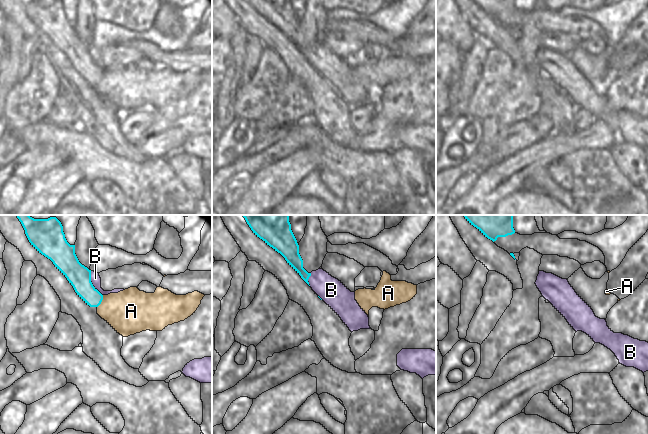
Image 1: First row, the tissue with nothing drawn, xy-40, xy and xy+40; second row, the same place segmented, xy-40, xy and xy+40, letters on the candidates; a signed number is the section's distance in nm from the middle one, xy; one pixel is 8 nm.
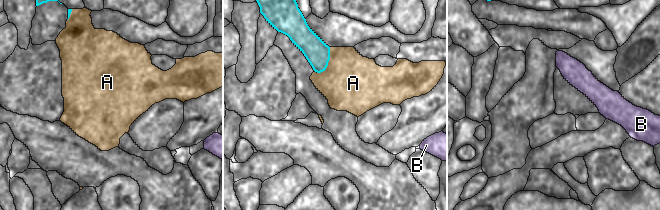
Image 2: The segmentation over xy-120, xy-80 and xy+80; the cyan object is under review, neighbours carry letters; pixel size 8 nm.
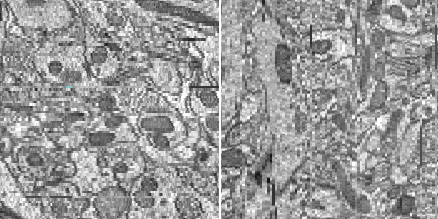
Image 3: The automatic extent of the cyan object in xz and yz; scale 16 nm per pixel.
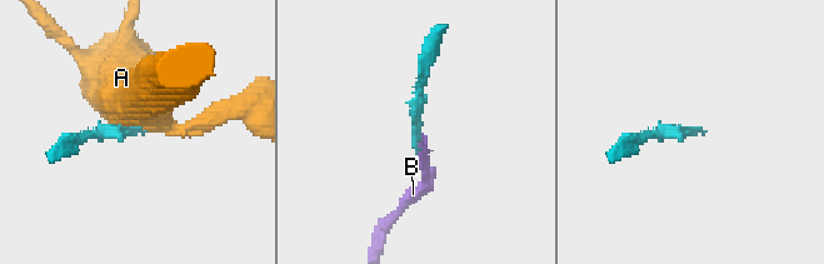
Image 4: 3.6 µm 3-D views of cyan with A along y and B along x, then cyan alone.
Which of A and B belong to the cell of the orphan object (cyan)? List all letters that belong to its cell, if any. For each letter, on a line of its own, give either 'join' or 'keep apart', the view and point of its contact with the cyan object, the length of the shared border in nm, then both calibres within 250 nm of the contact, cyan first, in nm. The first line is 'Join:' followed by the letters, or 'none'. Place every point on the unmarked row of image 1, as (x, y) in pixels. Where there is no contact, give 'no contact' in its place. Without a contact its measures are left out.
Join: B
A: keep apart | xy-40 (101, 77) | 120 nm | 180/360 nm
B: join | xy-40 (91, 59) | 220 nm | 180/80 nm

